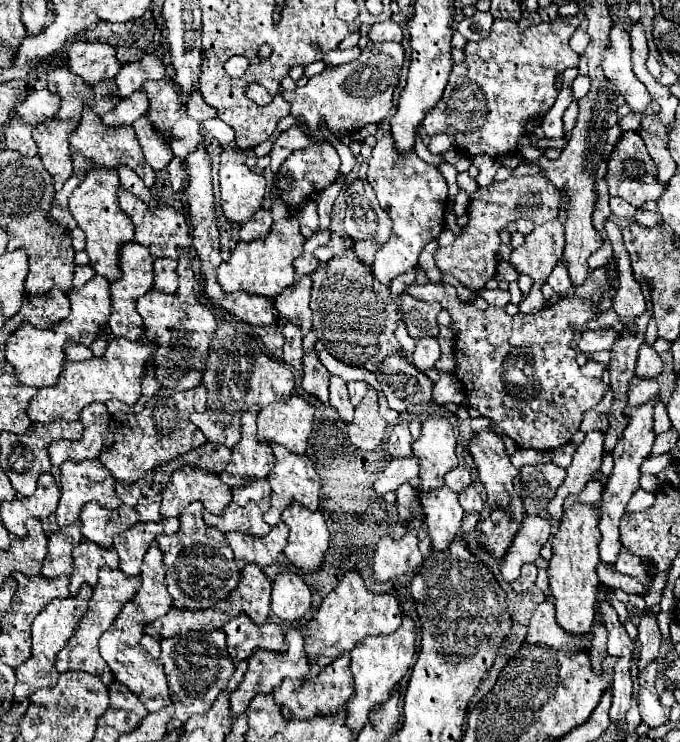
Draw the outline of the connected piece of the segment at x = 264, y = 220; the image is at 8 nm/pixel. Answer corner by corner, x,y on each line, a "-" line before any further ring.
259,209
251,221
241,225
239,229
239,239
241,241
253,241
253,239
265,239
271,231
271,211

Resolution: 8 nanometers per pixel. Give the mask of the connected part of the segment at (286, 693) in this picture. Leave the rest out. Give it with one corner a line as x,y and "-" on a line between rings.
341,655
335,663
331,663
331,667
323,669
313,679
303,679
303,681
285,679
273,691
277,705
291,719
311,719
317,715
335,715
347,707
347,701
353,695
355,695
355,683
353,683
353,675
349,669
349,655

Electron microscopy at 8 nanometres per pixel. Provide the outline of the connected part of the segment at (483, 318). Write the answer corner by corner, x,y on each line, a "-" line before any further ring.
595,269
589,273
587,283
575,291
573,299
559,299
555,307
541,309
537,313
517,313
507,315
505,309
499,307
487,307
485,311
477,309
475,305
465,305
459,301
457,291
453,285
447,283
429,283
429,285
409,285
403,293
421,301
437,301
447,309
453,317
453,333
455,333
455,359
457,359
457,371
455,375
467,385
467,401
469,407
475,407
481,411
483,417
495,421
501,425
505,435
509,435
521,449
537,449
537,451
553,451
557,447
563,447
571,443
571,437
575,431
579,431
581,417
587,409
593,409
601,403
603,395
609,391
609,385
605,385
597,377
585,377
579,371
579,365
575,361
575,351
569,347
569,341
575,337
577,331
585,327
589,319
595,317
591,311
591,299
595,291
601,291
601,311
605,313
611,309
611,295
613,289
609,287
609,277
605,269

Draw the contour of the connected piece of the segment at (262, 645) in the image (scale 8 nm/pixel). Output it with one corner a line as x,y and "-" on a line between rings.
243,615
231,619
227,627
223,627
223,631
227,635
227,651
235,665
243,659
249,659
255,653
255,649
267,649
275,653
285,651
285,639
281,627
271,621
265,623
263,627
255,627

